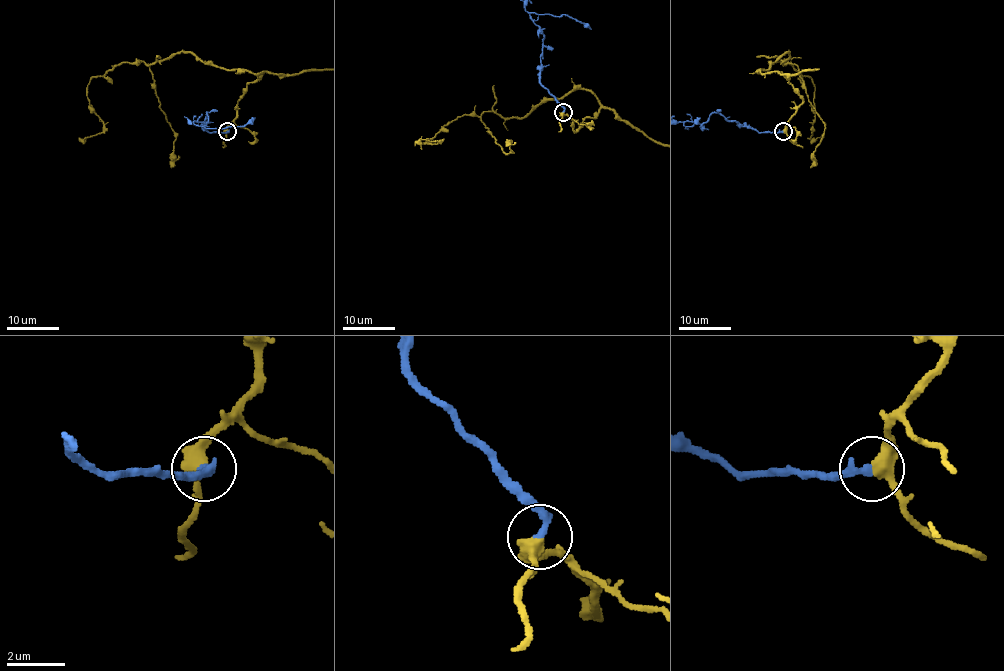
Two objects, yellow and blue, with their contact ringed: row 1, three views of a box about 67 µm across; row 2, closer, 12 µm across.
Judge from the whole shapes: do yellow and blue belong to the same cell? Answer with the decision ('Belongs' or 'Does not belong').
Belongs

